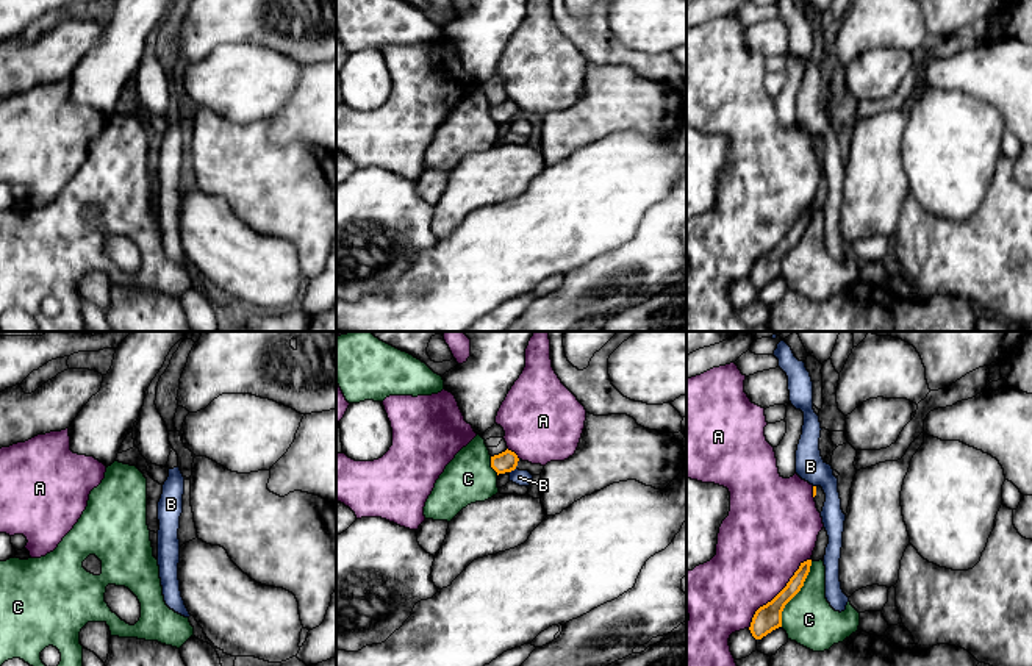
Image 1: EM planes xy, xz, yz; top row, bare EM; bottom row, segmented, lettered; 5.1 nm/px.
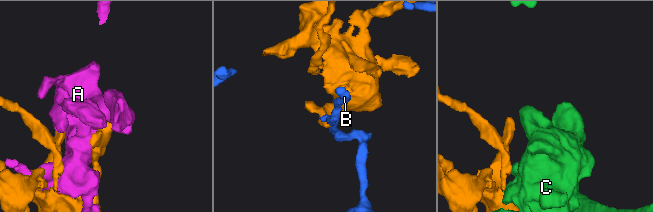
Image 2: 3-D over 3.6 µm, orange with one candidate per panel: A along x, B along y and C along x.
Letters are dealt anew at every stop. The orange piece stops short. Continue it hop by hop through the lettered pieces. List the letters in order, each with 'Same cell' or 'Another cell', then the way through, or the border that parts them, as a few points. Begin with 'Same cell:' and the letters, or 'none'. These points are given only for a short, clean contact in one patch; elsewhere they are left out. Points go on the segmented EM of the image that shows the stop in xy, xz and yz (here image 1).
Same cell: none
A: Another cell
B: Another cell. Boundary: xz (515, 468), (510, 472)
C: Another cell

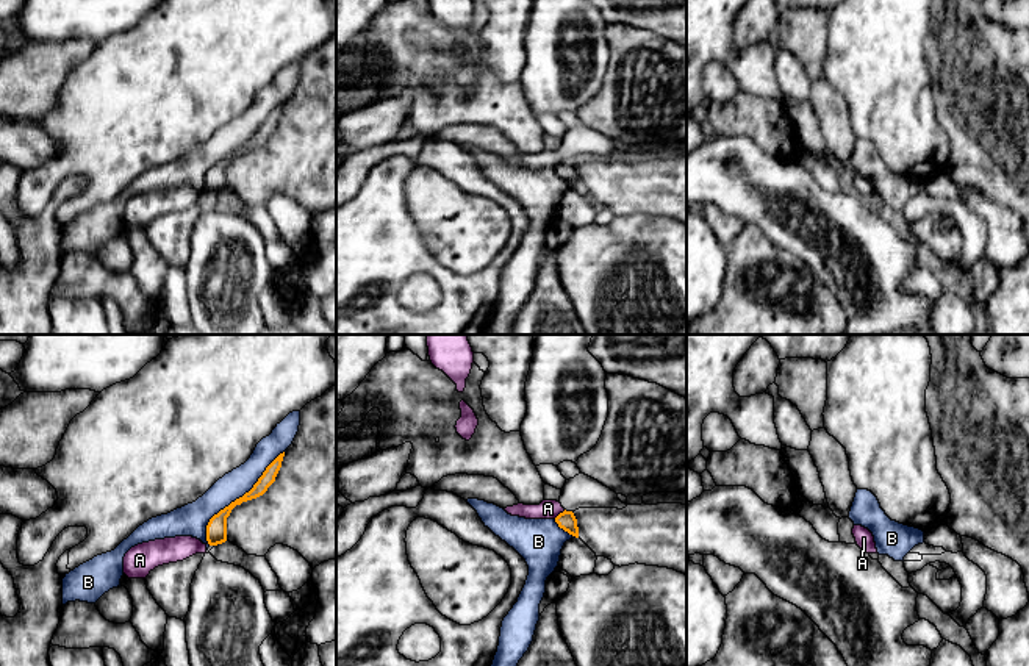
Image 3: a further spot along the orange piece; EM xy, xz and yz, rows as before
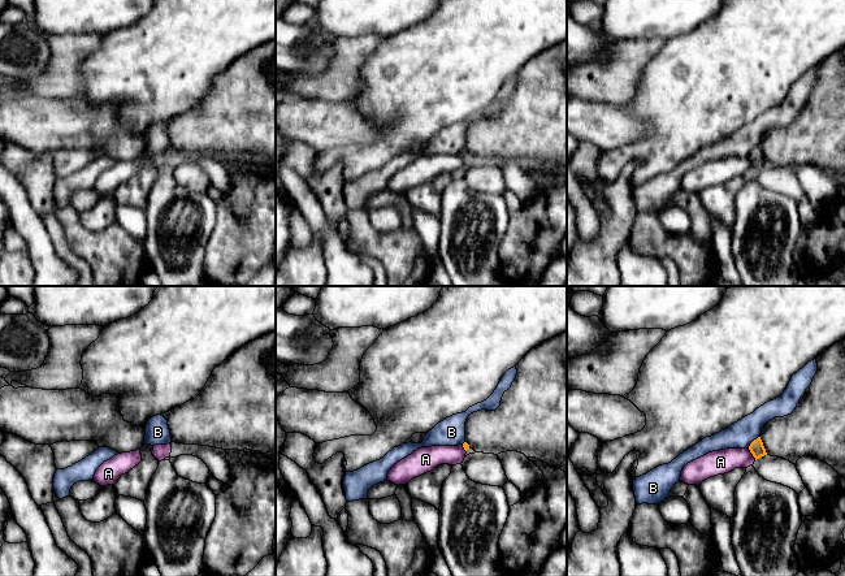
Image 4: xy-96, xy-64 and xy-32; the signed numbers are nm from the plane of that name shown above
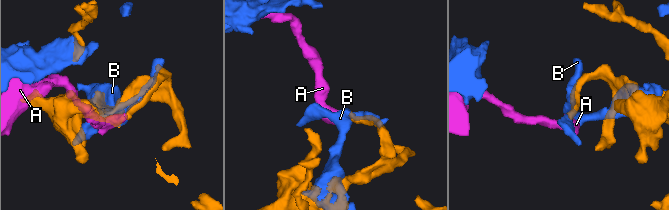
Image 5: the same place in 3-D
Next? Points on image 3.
Same cell: none
A: Another cell. Boundary: xz (565, 510), (554, 518)
B: Another cell

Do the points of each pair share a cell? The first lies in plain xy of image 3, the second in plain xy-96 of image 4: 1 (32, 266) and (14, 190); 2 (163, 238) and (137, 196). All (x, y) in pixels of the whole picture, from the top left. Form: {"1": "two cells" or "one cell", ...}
{"1": "two cells", "2": "one cell"}

